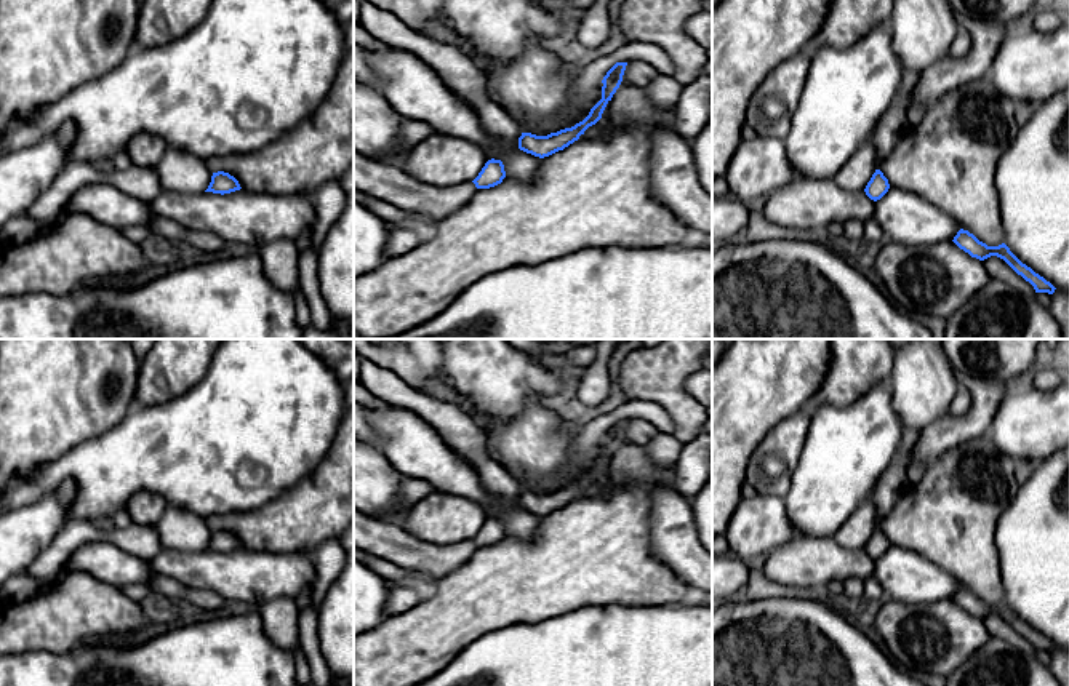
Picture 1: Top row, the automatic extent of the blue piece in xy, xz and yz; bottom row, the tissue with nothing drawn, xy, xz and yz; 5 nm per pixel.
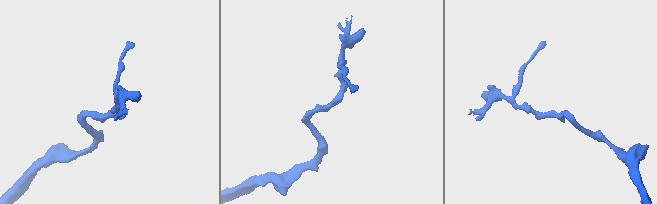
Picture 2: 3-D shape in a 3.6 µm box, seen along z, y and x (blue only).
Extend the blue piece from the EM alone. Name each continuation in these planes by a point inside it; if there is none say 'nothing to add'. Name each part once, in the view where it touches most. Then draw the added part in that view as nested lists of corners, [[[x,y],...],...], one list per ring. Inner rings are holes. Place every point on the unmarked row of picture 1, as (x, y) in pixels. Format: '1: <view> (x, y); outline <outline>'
nothing to add

